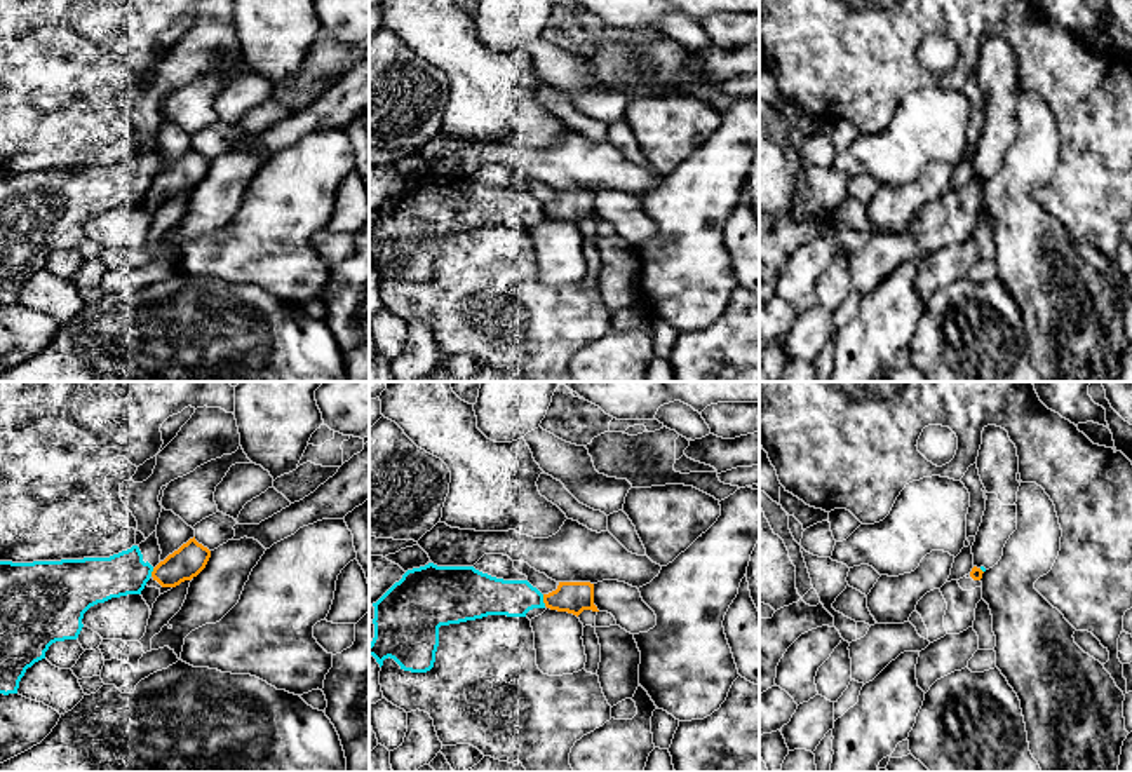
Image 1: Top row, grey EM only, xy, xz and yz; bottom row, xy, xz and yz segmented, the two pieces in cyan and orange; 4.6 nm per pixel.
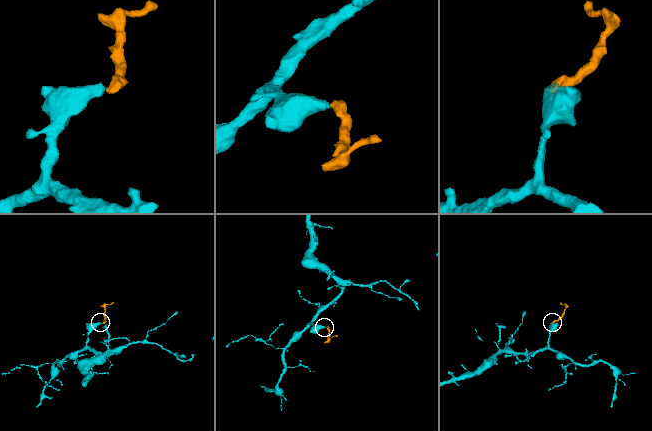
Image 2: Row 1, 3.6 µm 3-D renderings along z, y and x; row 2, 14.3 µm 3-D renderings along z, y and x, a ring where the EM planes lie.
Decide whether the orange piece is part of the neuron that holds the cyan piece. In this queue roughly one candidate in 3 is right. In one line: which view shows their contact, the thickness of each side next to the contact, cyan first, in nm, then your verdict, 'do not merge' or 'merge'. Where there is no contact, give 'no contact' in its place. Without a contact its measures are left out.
xz | 180/140 nm | do not merge

